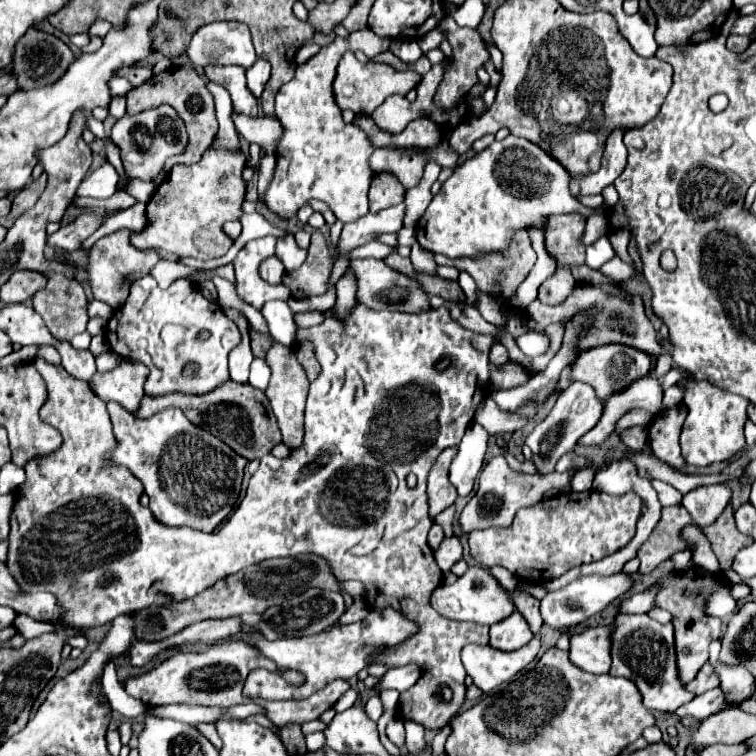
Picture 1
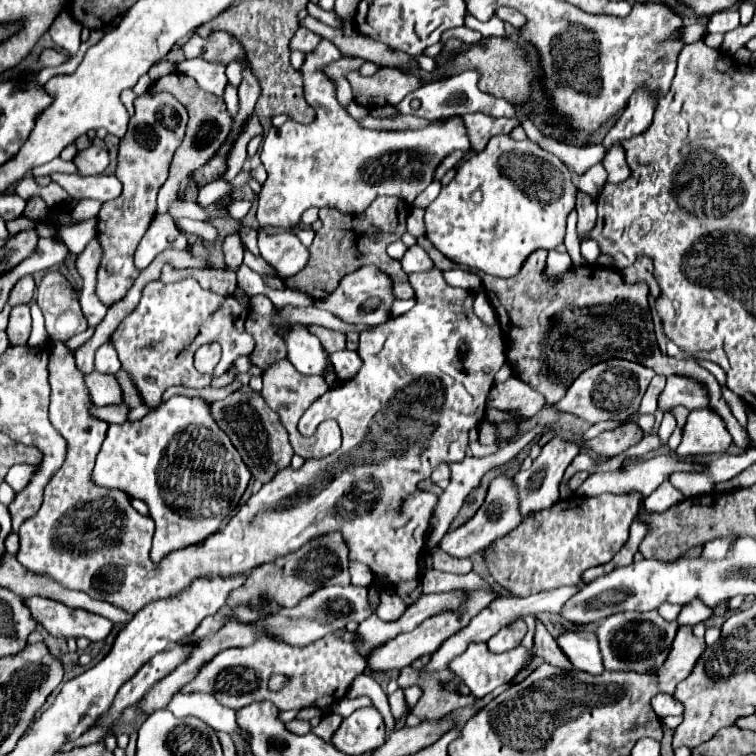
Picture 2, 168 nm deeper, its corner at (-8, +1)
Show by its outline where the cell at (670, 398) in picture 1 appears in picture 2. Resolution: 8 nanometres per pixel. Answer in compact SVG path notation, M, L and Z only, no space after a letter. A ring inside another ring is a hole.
M722 387L721 391L722 396L727 402L727 405L729 406L734 417L742 426L746 426L748 419L746 414L746 407L742 399L727 387Z

